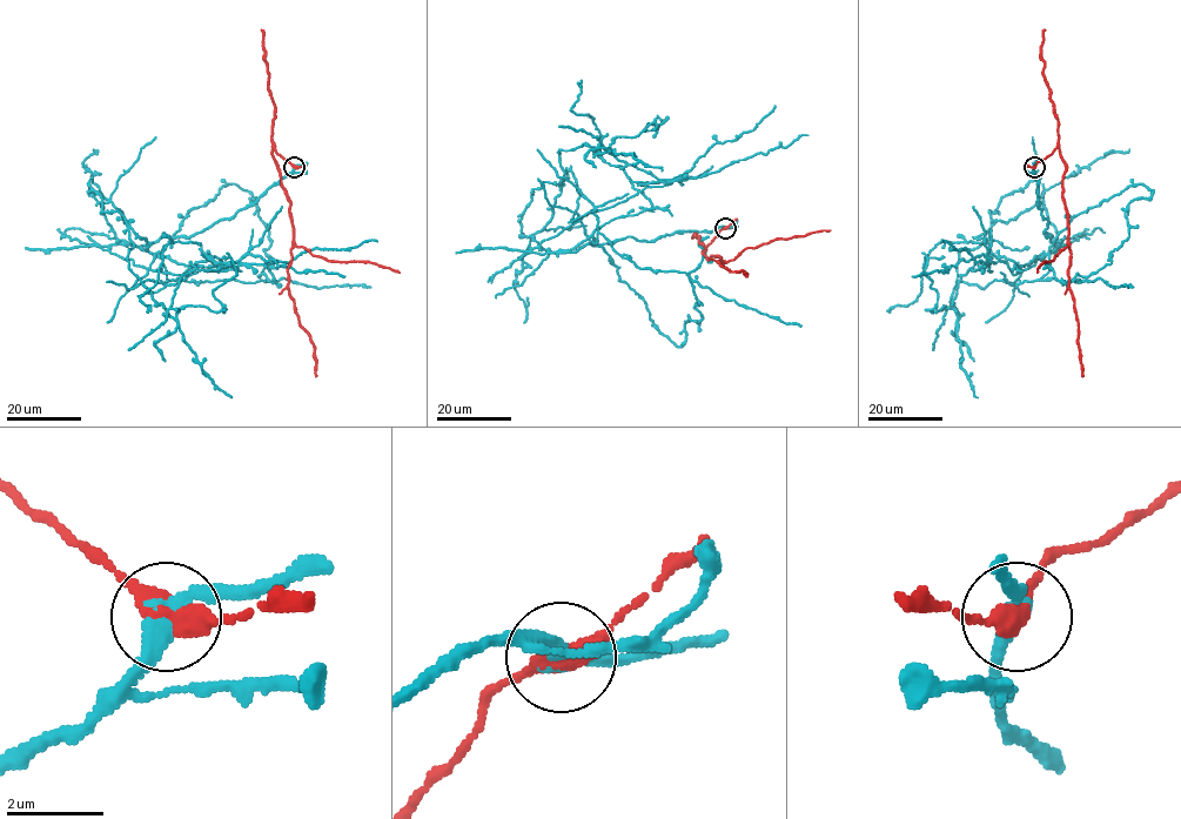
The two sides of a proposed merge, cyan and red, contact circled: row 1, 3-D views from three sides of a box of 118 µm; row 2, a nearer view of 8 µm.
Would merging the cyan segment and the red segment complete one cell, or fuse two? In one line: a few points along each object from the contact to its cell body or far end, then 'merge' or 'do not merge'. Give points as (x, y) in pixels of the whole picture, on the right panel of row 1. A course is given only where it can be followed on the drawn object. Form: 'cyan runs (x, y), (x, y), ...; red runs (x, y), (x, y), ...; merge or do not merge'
cyan runs (1034, 167), (1059, 246), (1041, 203), (997, 220), (959, 253), (958, 317), (930, 310), (924, 269), (944, 257); red runs (1034, 167), (1057, 147), (1065, 165), (1062, 199), (1071, 250), (1069, 290), (1074, 302), (1082, 376); do not merge

